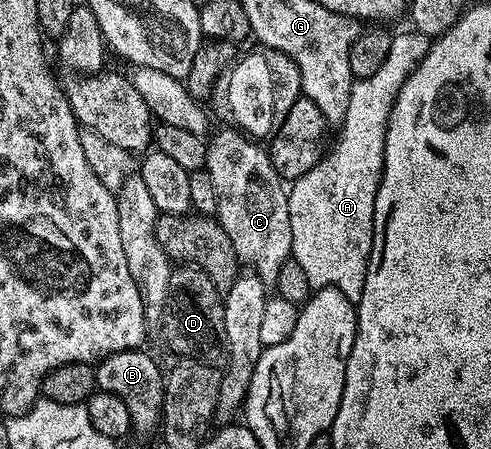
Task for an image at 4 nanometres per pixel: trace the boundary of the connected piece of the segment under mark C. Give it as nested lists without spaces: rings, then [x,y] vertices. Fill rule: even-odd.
[[[226,127],[214,136],[209,136],[206,144],[206,164],[204,170],[210,174],[212,189],[216,197],[218,224],[228,233],[228,241],[232,241],[234,251],[239,260],[261,277],[263,283],[274,284],[277,273],[286,259],[291,258],[292,221],[288,213],[288,187],[280,173],[273,168],[269,150],[259,145],[251,136],[241,130]]]

